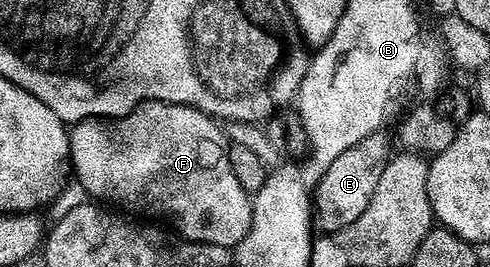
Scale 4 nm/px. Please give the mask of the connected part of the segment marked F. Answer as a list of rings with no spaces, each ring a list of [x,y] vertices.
[[[143,102],[123,118],[79,122],[69,131],[69,136],[73,177],[78,177],[79,184],[94,197],[91,199],[115,207],[127,206],[130,210],[155,210],[171,222],[169,225],[181,237],[191,242],[234,248],[248,232],[252,198],[240,188],[240,180],[232,173],[225,129],[195,106]]]

